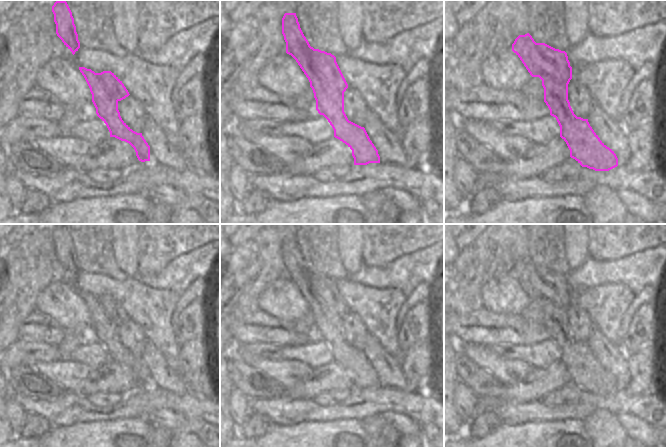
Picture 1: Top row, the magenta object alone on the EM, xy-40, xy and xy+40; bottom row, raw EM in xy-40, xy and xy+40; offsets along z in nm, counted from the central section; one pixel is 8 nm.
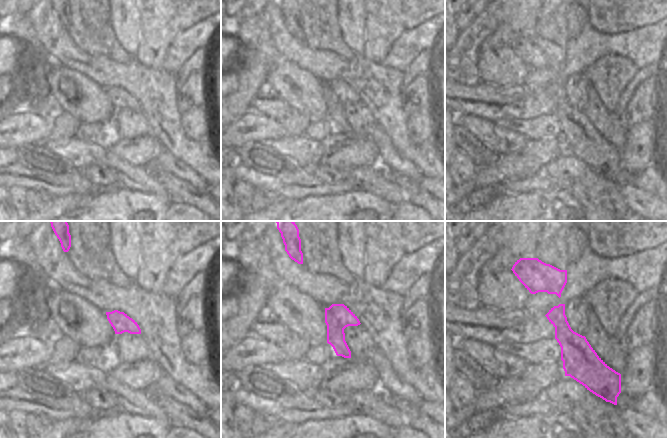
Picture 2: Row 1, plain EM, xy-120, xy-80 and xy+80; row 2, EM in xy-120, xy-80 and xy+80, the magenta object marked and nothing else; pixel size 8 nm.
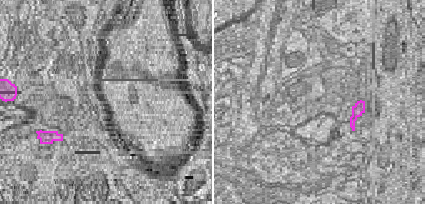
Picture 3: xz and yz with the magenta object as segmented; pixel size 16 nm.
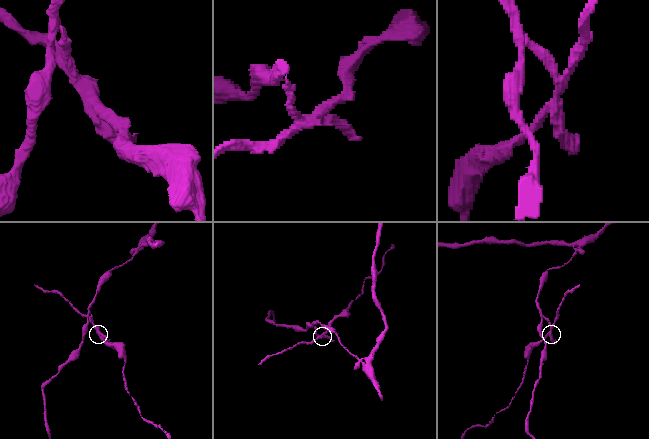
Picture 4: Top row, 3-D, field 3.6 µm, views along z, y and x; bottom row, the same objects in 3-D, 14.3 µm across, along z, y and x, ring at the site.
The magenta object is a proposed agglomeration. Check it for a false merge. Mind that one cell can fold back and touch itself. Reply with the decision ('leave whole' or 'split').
split

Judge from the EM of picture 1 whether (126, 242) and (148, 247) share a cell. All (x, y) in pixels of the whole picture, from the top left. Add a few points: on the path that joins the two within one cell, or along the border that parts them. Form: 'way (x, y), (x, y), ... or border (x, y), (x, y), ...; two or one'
border (137, 234), (138, 269); two

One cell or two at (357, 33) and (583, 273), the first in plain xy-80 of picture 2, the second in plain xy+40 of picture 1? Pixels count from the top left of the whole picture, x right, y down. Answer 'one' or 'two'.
two

